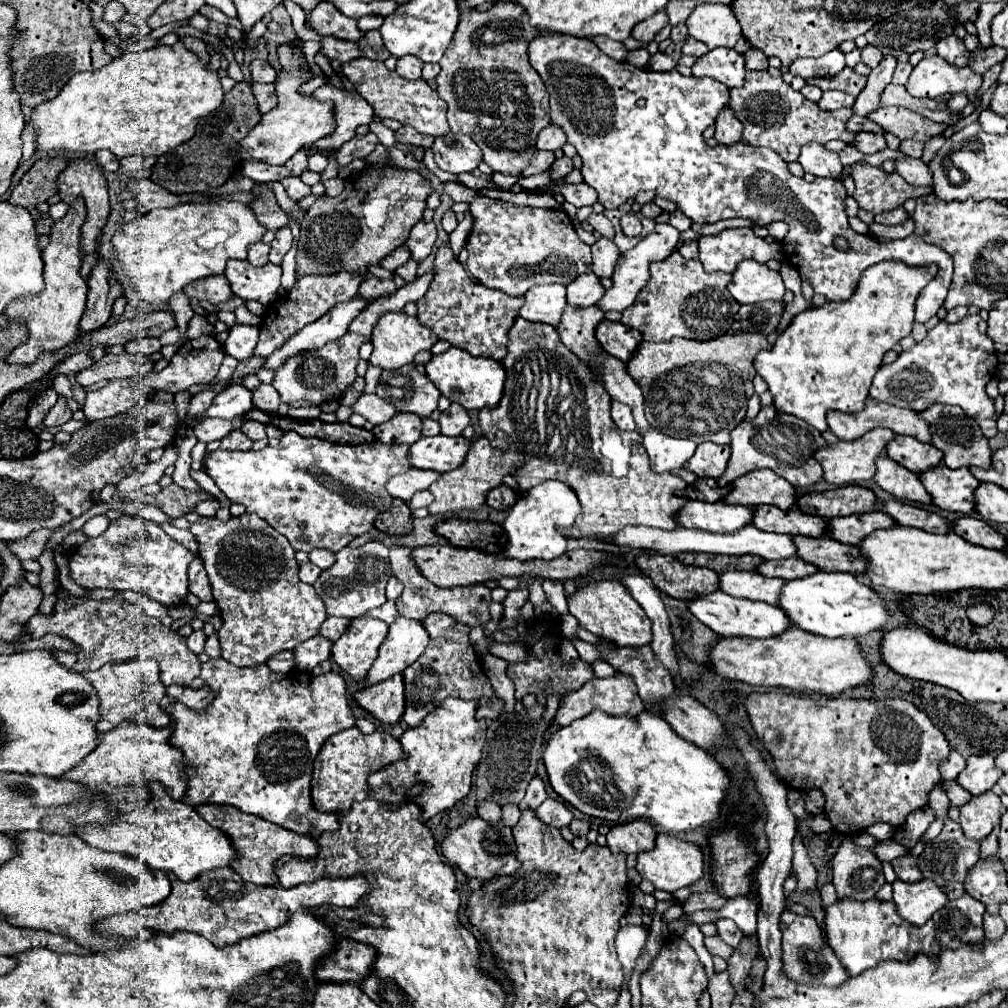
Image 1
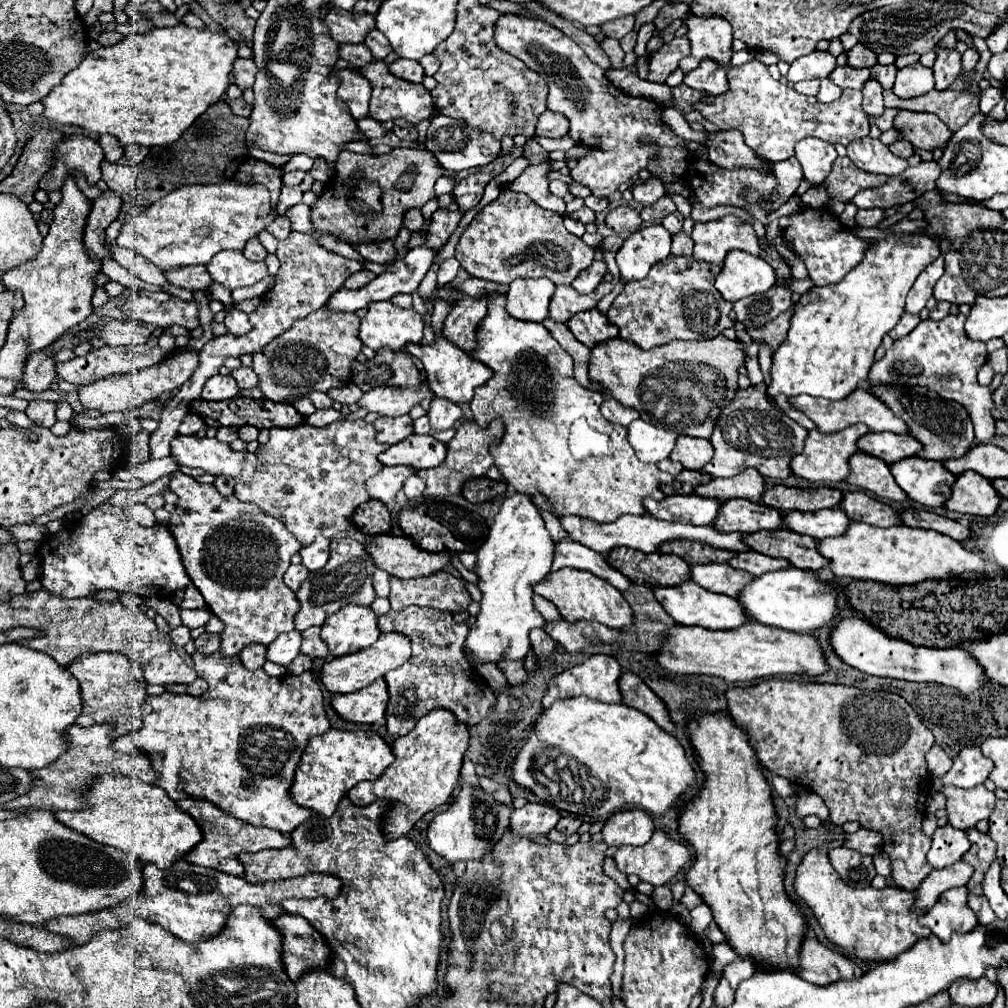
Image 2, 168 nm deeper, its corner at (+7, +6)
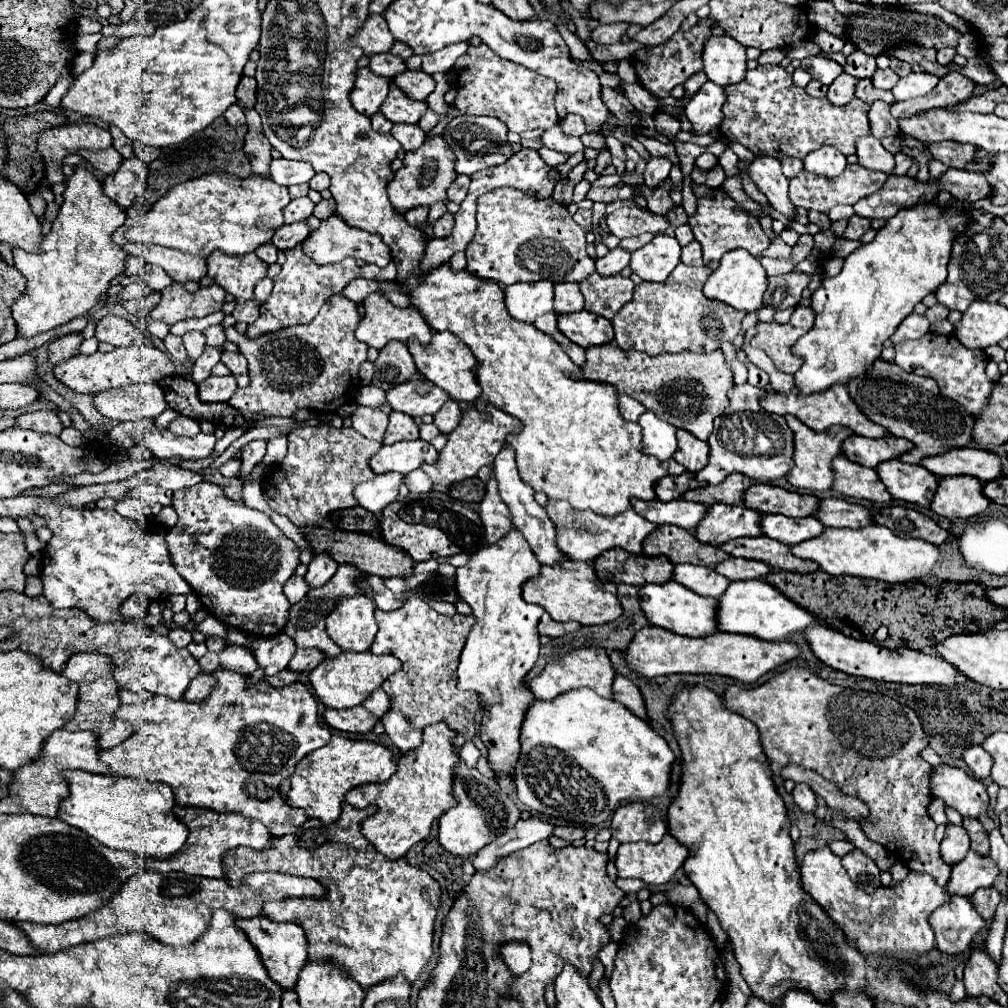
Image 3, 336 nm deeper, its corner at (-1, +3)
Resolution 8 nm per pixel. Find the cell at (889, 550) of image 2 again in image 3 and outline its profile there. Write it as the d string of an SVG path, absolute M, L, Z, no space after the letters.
M874 524L872 528L824 528L820 536L812 540L804 540L796 546L790 546L790 552L796 558L812 560L820 570L832 576L860 576L874 578L888 584L904 584L910 580L918 580L930 574L934 562L938 560L938 548L924 540L914 538L898 538L892 530Z

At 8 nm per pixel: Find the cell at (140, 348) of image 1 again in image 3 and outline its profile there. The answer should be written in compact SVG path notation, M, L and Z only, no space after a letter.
M104 316L96 324L96 338L100 342L110 342L114 346L130 346L136 338L144 338L142 332L120 316Z

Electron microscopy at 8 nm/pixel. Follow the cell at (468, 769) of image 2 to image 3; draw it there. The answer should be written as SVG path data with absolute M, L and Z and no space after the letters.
M466 742L462 748L460 748L460 760L466 762L466 766L476 766L476 760L480 758L480 752L478 748L472 744L472 742Z

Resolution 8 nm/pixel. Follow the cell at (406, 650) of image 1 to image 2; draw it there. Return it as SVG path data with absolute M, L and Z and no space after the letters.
M382 633L380 639L372 647L352 653L348 657L336 657L332 661L326 661L326 665L322 667L320 679L322 679L324 687L332 693L352 693L352 691L364 689L374 679L384 677L388 671L404 665L408 661L410 653L412 653L412 641L408 641L408 637L404 637L402 633Z

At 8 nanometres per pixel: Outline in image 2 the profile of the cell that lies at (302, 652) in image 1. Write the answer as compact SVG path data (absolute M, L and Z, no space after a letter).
M290 631L290 633L282 633L276 641L272 641L272 645L268 645L268 661L280 663L280 665L290 665L298 653L300 653L300 645L302 645L302 633L300 631Z

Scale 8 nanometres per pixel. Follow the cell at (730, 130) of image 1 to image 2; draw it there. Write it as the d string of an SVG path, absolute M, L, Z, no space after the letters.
M738 129L708 133L704 147L708 149L710 159L726 169L760 165L756 153L748 145L744 145L744 137Z

